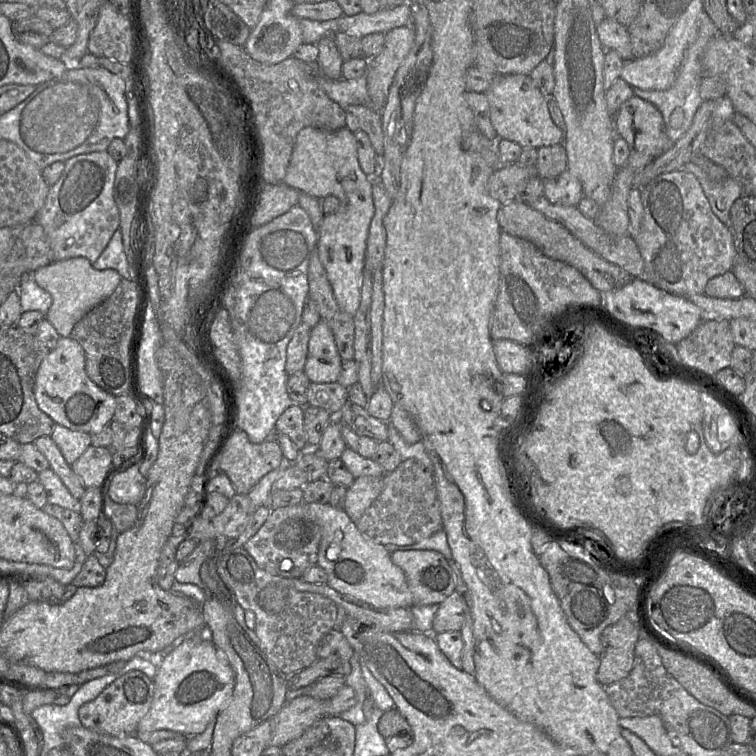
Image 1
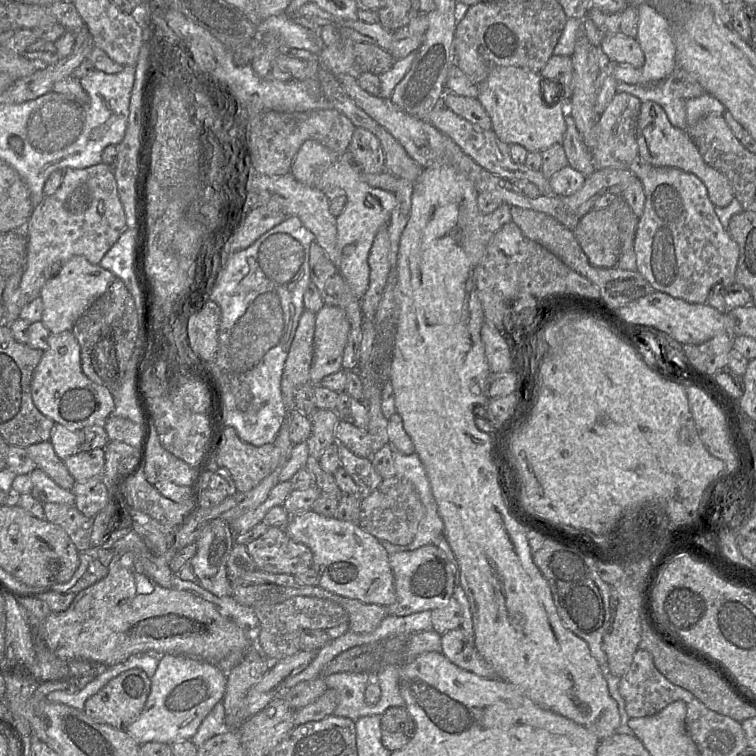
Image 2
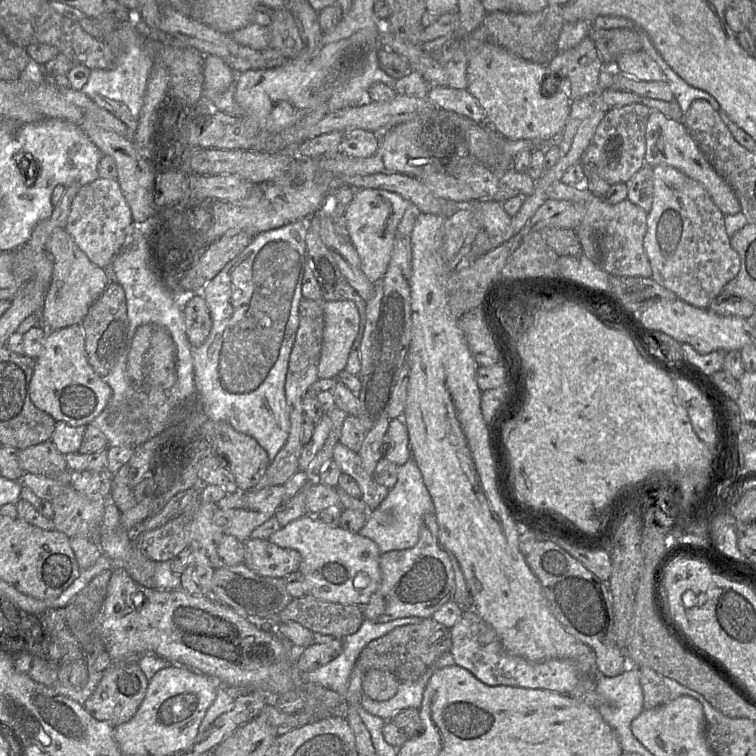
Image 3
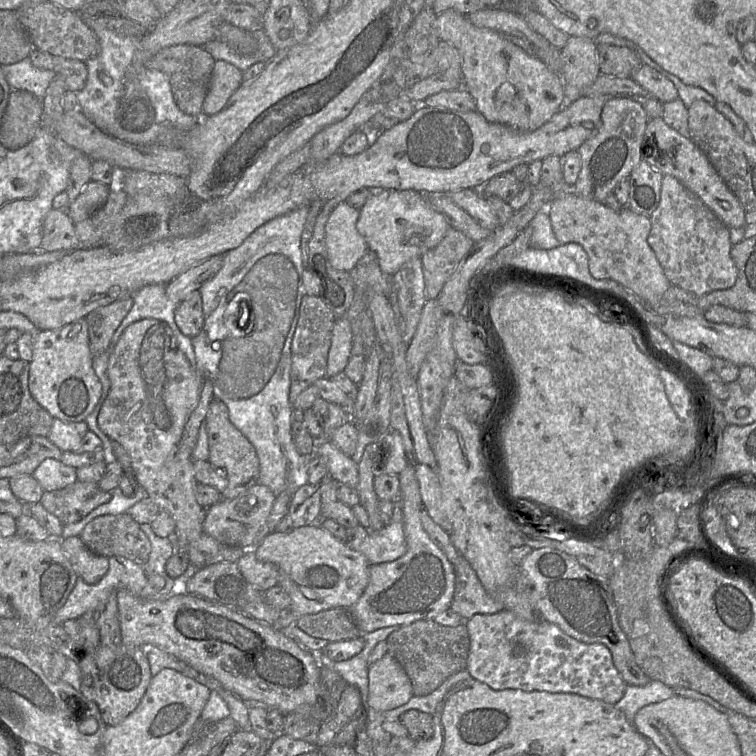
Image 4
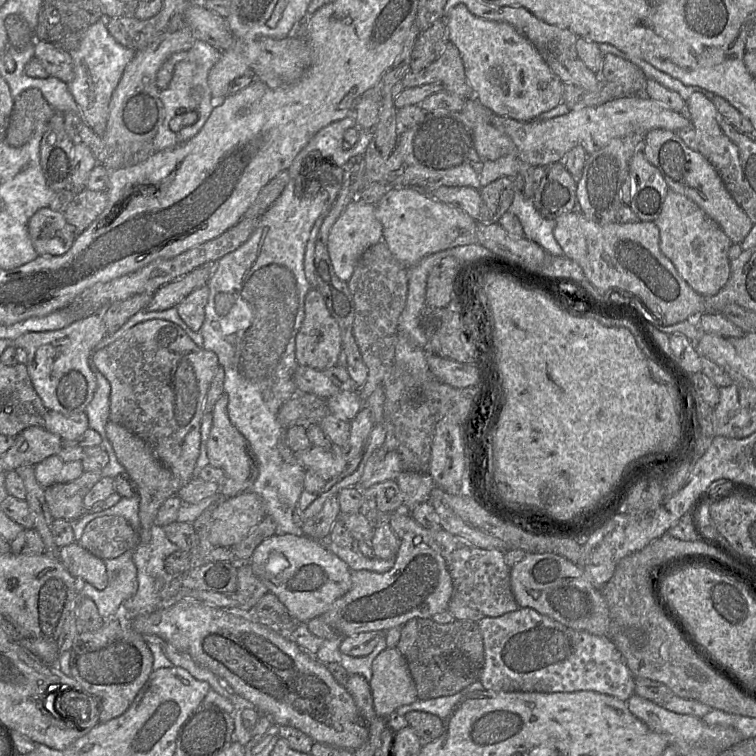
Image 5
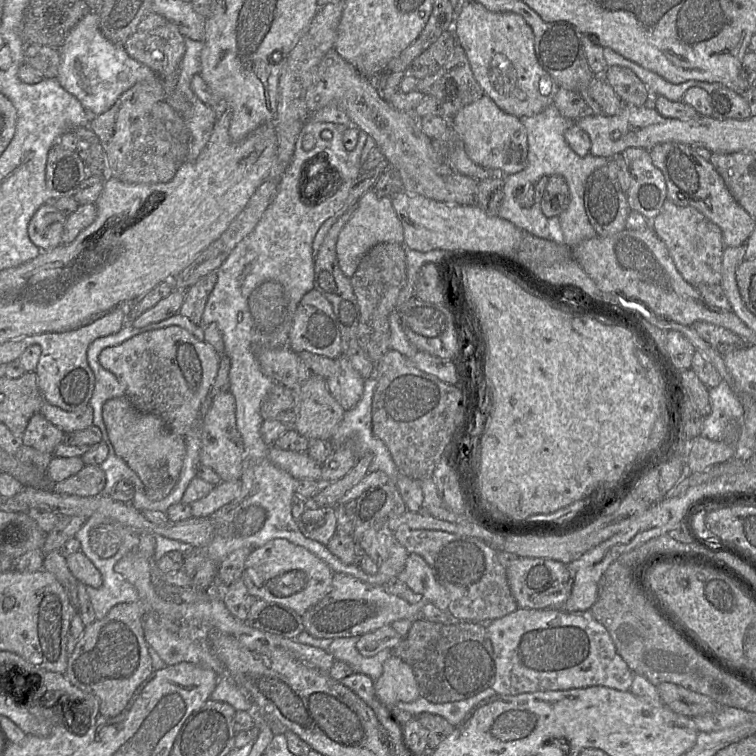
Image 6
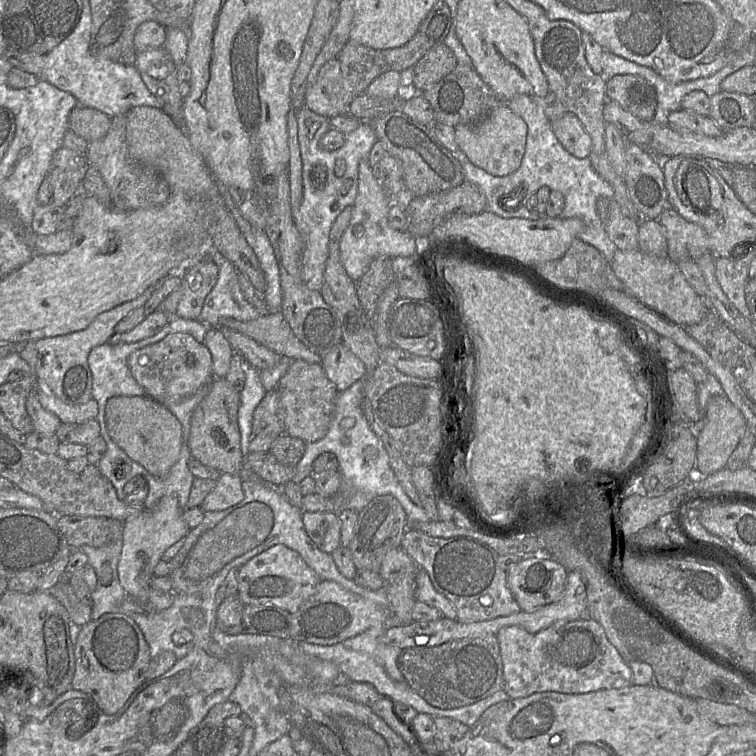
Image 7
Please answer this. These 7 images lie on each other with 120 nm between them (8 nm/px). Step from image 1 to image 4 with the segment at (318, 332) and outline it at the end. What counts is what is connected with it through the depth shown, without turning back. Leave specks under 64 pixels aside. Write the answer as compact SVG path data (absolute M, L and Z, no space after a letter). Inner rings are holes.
M346 317L337 318L327 358L326 376L328 378L344 371L351 357L352 338L353 333L349 320Z

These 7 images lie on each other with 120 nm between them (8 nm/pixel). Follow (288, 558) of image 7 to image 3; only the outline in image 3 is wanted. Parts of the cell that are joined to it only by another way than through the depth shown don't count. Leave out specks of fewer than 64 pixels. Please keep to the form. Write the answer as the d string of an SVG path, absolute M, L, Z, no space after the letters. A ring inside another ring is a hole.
M306 514L281 527L267 540L300 553L301 563L297 571L304 577L306 595L322 601L364 607L380 585L382 554L377 544L357 532L329 526L317 516Z

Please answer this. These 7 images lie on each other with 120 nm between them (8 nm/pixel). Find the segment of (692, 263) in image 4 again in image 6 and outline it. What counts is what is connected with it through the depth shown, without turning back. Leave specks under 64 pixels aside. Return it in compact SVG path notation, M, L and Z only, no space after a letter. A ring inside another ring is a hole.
M666 200L662 211L650 227L665 244L683 279L697 287L700 284L720 285L722 255L725 249L721 229L693 207L679 207Z

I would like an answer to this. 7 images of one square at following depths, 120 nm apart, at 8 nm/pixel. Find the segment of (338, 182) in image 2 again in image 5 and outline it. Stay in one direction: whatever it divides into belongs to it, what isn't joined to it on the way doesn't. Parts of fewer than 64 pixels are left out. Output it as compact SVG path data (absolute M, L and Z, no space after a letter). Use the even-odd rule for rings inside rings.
M391 186L375 207L376 218L383 227L382 241L386 243L395 258L406 267L413 266L430 254L477 243L477 222L472 217L417 188Z

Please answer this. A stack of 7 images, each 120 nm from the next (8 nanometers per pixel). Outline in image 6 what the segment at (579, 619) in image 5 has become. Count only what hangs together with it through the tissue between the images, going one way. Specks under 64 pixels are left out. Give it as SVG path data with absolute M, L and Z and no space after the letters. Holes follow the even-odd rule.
M520 557L506 569L510 591L519 608L561 609L572 590L568 565L549 558Z

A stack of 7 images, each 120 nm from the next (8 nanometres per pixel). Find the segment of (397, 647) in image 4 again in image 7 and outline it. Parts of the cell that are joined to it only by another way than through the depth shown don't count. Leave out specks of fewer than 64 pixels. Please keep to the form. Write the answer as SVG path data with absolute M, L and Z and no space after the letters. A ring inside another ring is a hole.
M496 634L448 641L433 647L403 649L398 667L404 680L430 705L455 709L504 689L501 651Z

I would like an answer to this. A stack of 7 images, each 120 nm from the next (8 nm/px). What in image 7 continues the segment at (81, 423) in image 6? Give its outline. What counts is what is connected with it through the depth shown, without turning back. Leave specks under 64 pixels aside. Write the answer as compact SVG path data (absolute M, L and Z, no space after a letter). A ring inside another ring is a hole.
M37 381L36 394L41 405L56 415L60 423L82 423L97 416L98 404L93 398L82 404L69 405L55 397L42 386L37 385Z

